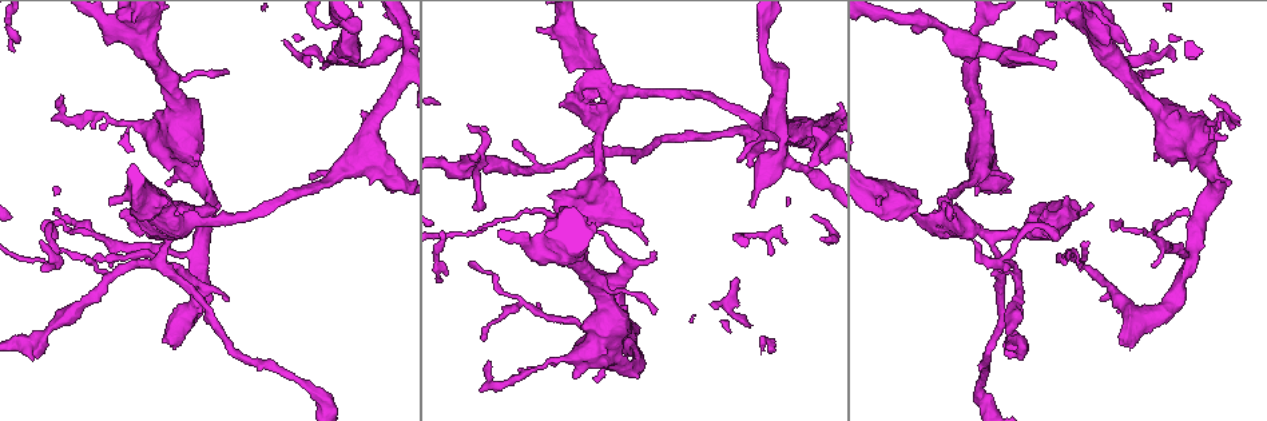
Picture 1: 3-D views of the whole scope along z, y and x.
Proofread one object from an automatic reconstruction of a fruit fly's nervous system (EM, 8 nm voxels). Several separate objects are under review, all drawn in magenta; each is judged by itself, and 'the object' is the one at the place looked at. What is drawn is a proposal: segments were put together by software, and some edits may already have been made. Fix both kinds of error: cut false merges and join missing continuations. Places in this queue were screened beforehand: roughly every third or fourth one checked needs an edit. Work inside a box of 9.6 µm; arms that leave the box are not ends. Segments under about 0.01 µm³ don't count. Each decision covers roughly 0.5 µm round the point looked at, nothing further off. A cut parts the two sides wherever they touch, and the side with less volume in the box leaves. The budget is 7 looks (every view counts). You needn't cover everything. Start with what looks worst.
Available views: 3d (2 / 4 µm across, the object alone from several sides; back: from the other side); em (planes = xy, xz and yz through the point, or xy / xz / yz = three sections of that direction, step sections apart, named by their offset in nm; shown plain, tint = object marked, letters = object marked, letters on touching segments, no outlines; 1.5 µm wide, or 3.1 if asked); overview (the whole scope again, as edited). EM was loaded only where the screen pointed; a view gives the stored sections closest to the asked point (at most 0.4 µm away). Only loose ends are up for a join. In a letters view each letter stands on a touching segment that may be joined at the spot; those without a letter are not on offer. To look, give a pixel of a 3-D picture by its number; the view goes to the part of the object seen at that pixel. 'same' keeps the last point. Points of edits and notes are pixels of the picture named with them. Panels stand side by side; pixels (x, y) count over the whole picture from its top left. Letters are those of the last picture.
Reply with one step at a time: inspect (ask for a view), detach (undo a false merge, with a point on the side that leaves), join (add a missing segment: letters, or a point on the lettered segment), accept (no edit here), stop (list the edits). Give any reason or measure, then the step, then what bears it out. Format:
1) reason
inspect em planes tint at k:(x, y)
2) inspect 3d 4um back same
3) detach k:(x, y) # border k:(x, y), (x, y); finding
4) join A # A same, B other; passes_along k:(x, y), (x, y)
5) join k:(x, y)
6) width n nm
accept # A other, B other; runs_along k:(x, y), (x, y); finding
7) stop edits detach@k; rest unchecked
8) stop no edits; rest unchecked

inspect 3d 4um at 1:(324, 64)

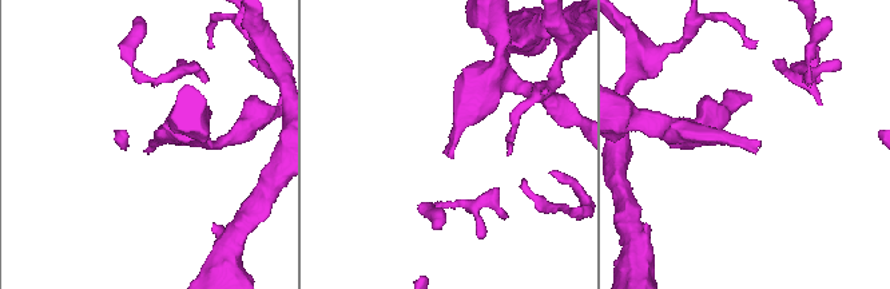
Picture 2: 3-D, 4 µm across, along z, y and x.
inspect em yz step 4 tint at 2:(760, 144)

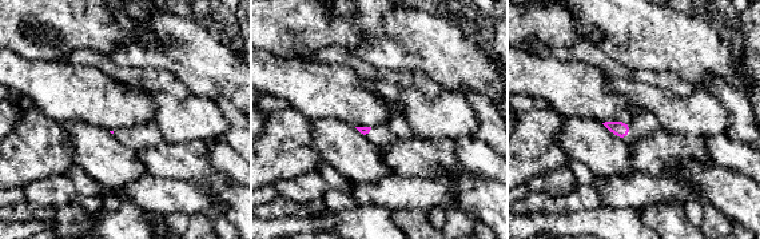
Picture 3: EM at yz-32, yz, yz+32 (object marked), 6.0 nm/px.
inspect em planes letters same

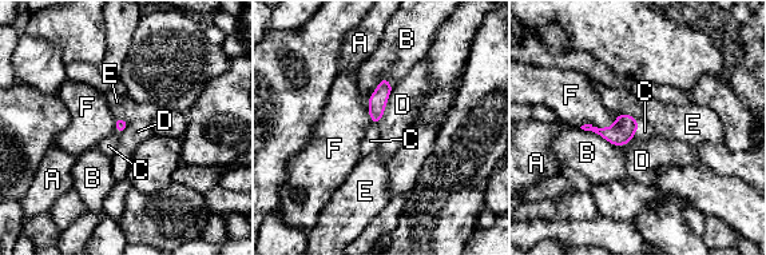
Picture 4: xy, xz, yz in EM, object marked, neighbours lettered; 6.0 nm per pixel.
join 4:(645, 131) # A other, B other, C same, D other, E other, F other; the cell continues

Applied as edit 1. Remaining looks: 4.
thick end
inspect em yz step 4 tint at 1:(592, 379)

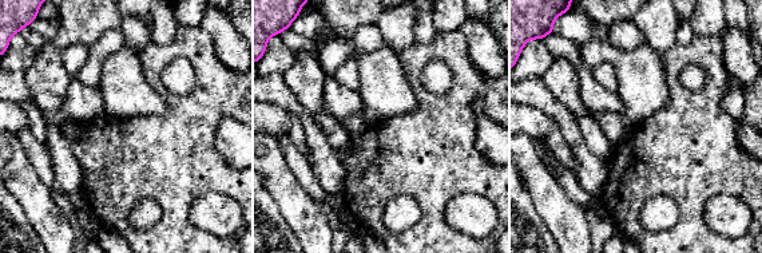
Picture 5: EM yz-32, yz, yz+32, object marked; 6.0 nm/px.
another direction
inspect em planes letters same

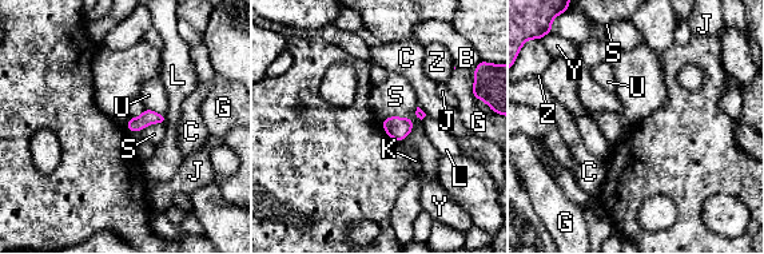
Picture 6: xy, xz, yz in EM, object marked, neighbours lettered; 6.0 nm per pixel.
accept # B other, C other, G other, J other, K other, L other, S other, U other, Y other, Z other; no lettered segment goes on from it

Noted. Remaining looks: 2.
stop edits join@4; rest unchecked

